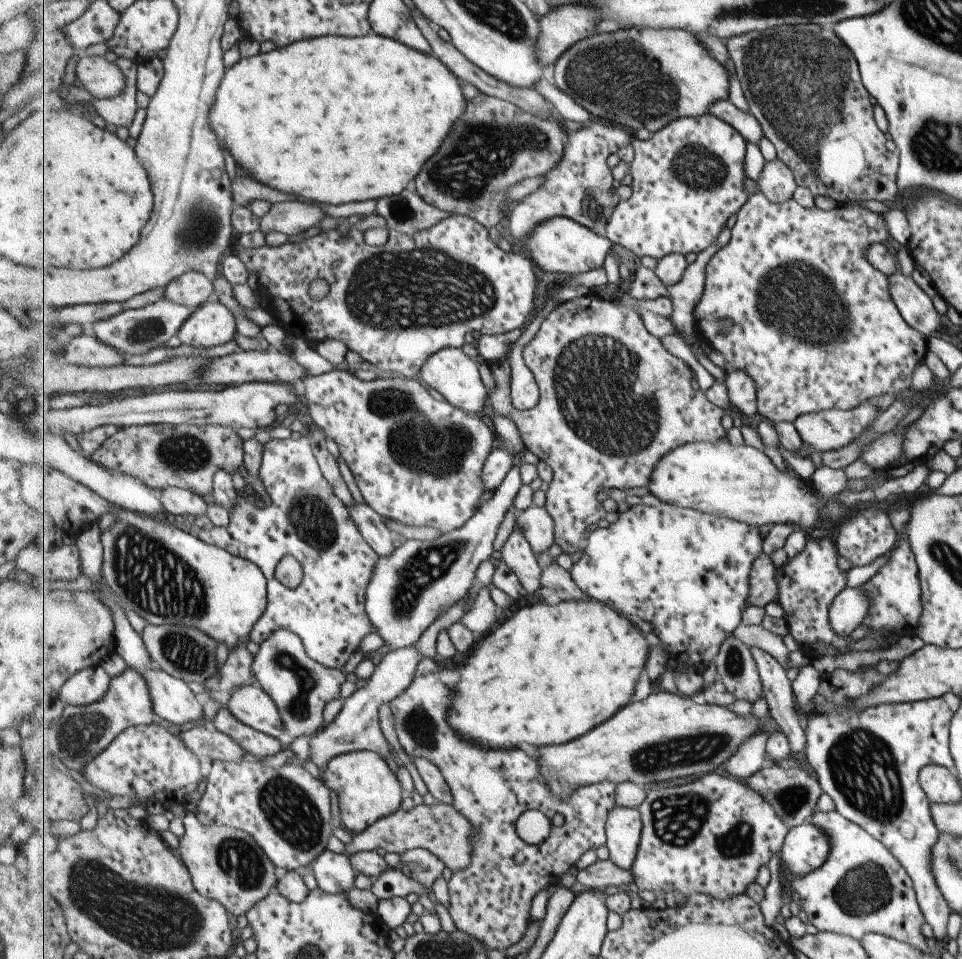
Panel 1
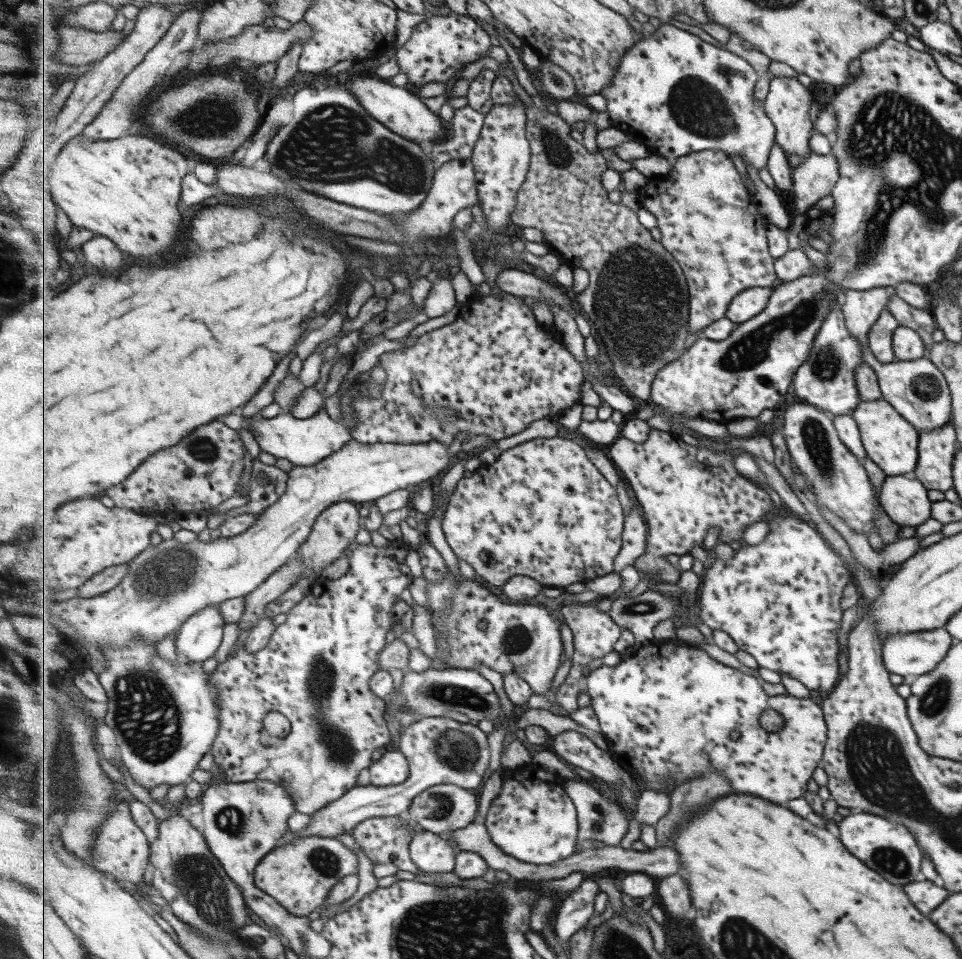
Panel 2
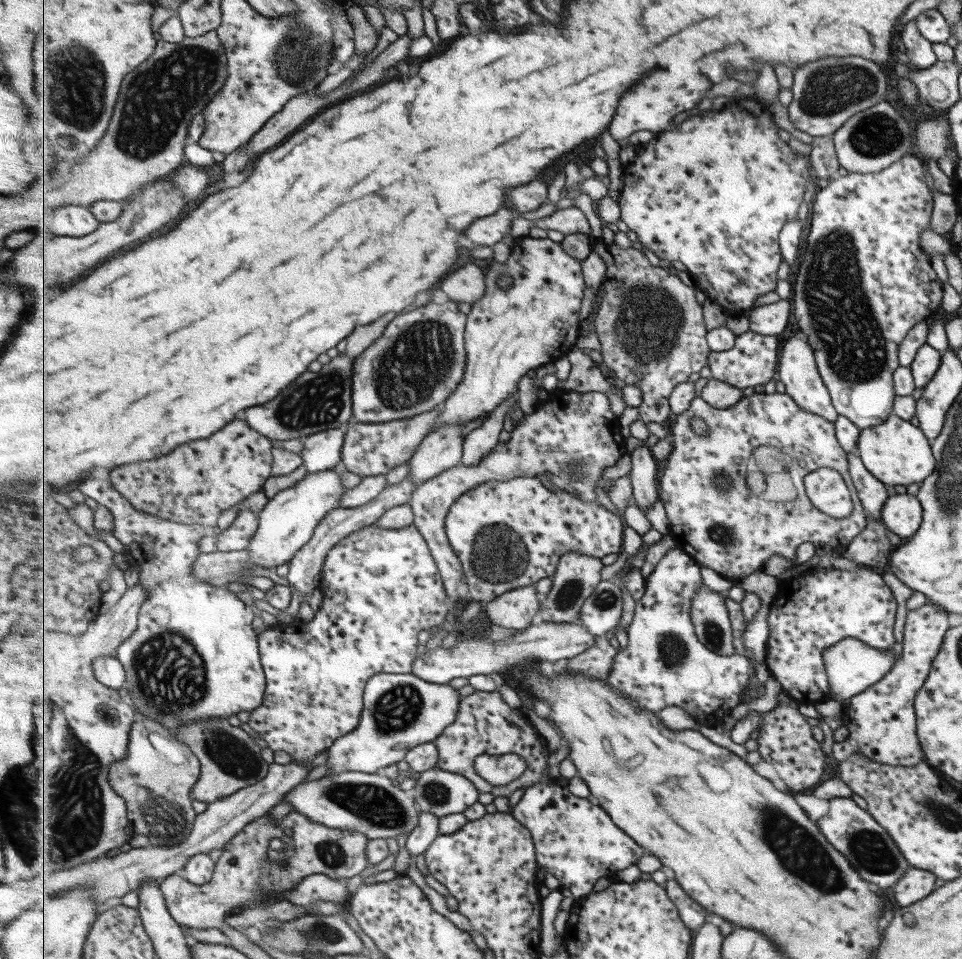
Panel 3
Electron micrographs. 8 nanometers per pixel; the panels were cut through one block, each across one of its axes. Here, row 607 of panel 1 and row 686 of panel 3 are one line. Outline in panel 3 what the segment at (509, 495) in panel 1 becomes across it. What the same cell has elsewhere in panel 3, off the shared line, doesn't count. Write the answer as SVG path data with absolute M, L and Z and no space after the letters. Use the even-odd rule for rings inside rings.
M412 672L376 674L365 687L360 725L331 745L326 764L329 771L325 775L350 771L375 774L401 762L412 748L437 740L455 722L463 698L461 692L448 683L427 682Z

